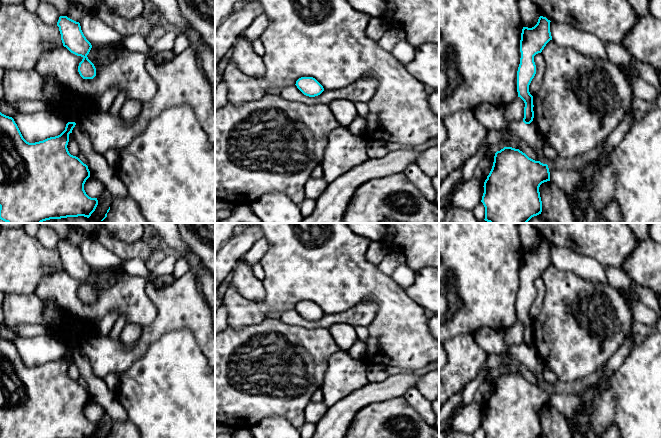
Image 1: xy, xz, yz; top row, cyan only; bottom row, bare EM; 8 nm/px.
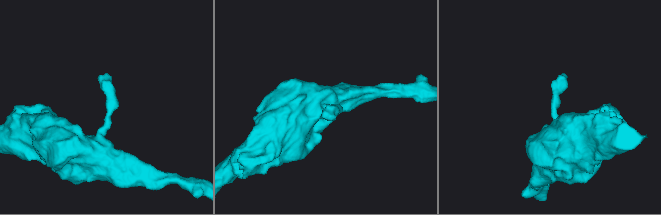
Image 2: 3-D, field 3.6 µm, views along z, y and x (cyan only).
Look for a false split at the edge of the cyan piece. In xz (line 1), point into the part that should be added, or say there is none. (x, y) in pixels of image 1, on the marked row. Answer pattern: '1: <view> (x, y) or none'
1: none

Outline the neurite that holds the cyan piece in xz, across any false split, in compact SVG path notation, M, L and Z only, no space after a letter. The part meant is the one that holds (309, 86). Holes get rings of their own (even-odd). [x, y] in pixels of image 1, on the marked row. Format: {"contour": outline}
{"contour": "M301 77L295 85L304 95L309 97L318 96L324 91L323 86L313 77Z"}

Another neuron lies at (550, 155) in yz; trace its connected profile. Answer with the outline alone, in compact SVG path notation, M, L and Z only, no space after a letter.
M543 141L541 150L543 153L542 159L544 159L548 165L553 165L554 161L559 158L555 149L545 141Z

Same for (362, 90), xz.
M364 76L353 84L334 90L324 90L320 95L309 97L304 95L296 85L287 87L267 88L264 95L279 95L282 98L307 105L329 105L334 100L349 100L355 102L369 102L378 87L378 80L373 76Z

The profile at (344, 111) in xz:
M334 100L328 106L341 126L347 127L357 117L355 105L349 100Z

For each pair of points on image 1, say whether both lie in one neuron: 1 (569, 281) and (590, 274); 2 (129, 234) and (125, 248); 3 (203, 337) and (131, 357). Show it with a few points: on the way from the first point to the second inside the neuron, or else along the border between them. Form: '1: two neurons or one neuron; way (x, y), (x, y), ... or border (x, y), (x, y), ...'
1: two neurons; border (558, 268), (570, 270), (584, 279), (603, 283)
2: two neurons; border (108, 233), (128, 243), (134, 243), (143, 238)
3: one neuron; way (185, 322), (165, 322), (148, 338)

